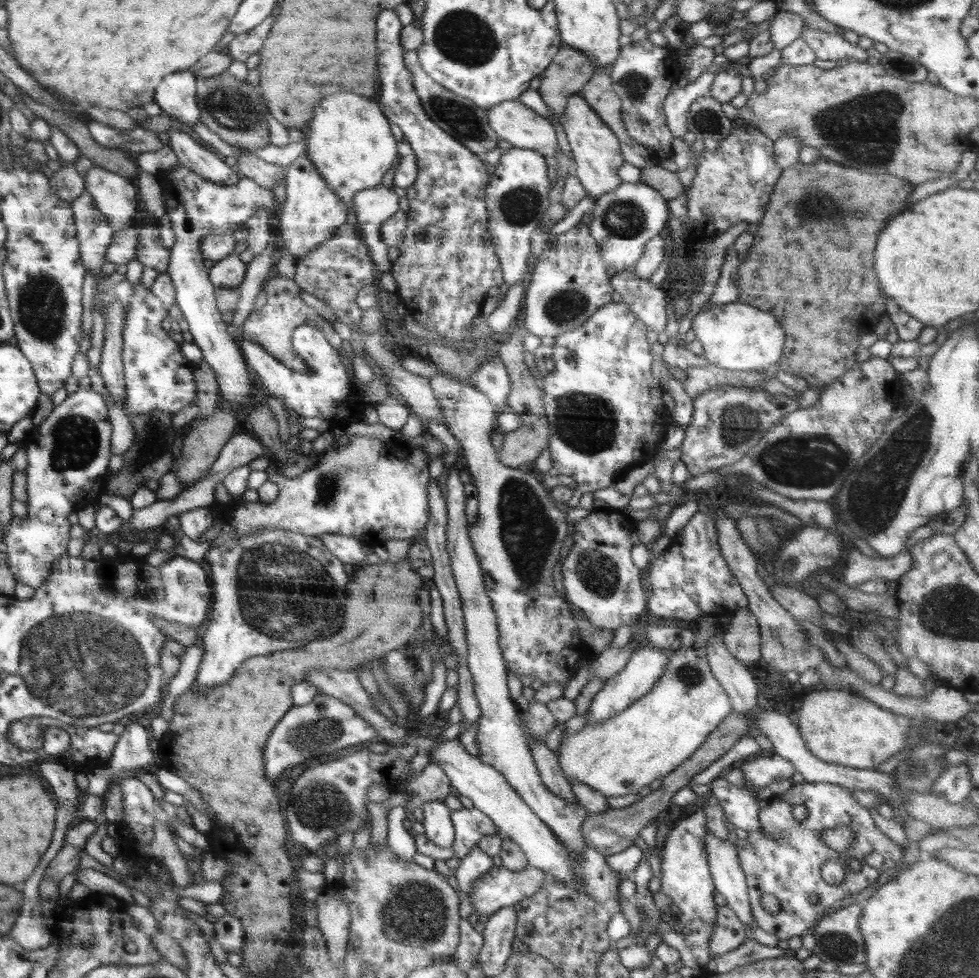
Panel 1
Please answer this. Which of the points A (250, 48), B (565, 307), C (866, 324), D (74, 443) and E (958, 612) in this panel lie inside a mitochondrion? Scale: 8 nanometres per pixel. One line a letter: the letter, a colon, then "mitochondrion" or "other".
A: other
B: mitochondrion
C: other
D: mitochondrion
E: mitochondrion

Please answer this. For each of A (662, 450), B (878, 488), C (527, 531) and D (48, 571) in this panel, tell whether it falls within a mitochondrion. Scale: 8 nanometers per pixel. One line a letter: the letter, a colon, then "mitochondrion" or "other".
A: other
B: mitochondrion
C: mitochondrion
D: other

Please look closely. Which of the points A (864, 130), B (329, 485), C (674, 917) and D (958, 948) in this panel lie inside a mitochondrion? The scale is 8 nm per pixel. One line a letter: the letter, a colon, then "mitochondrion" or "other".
A: mitochondrion
B: mitochondrion
C: other
D: mitochondrion

